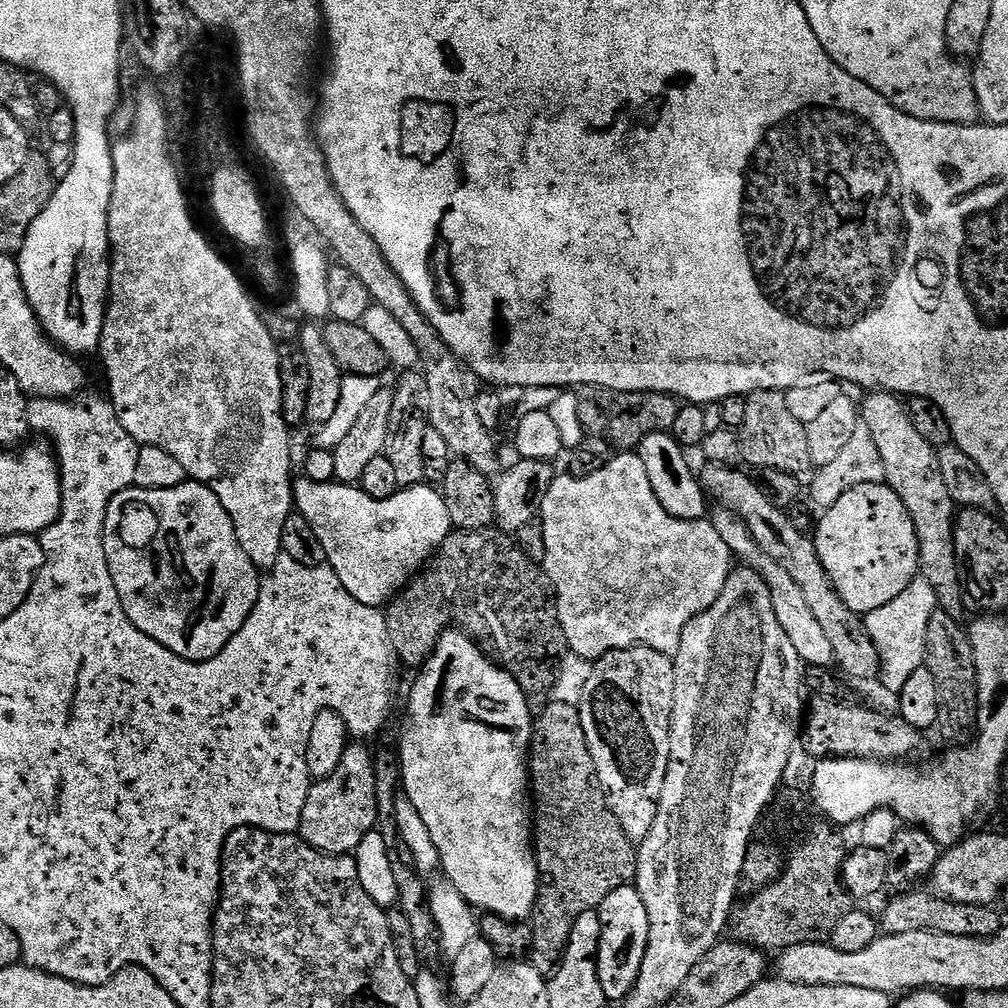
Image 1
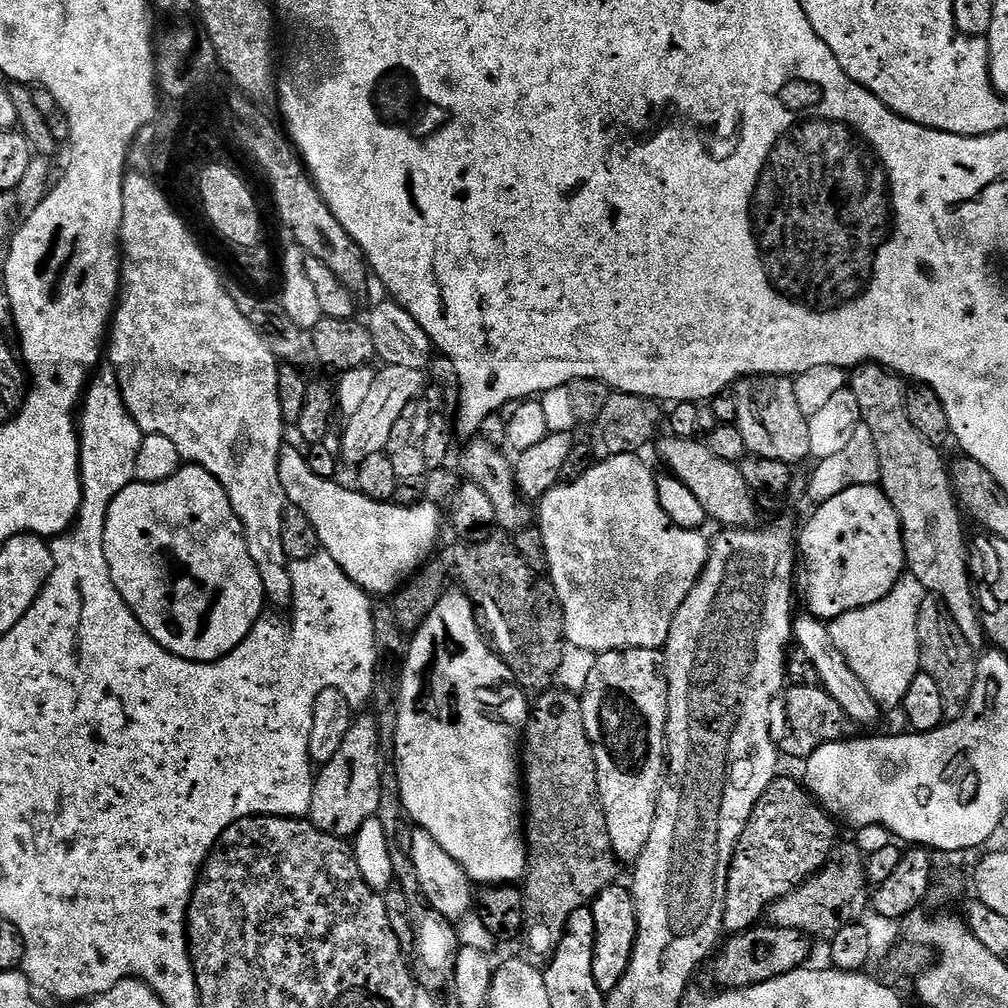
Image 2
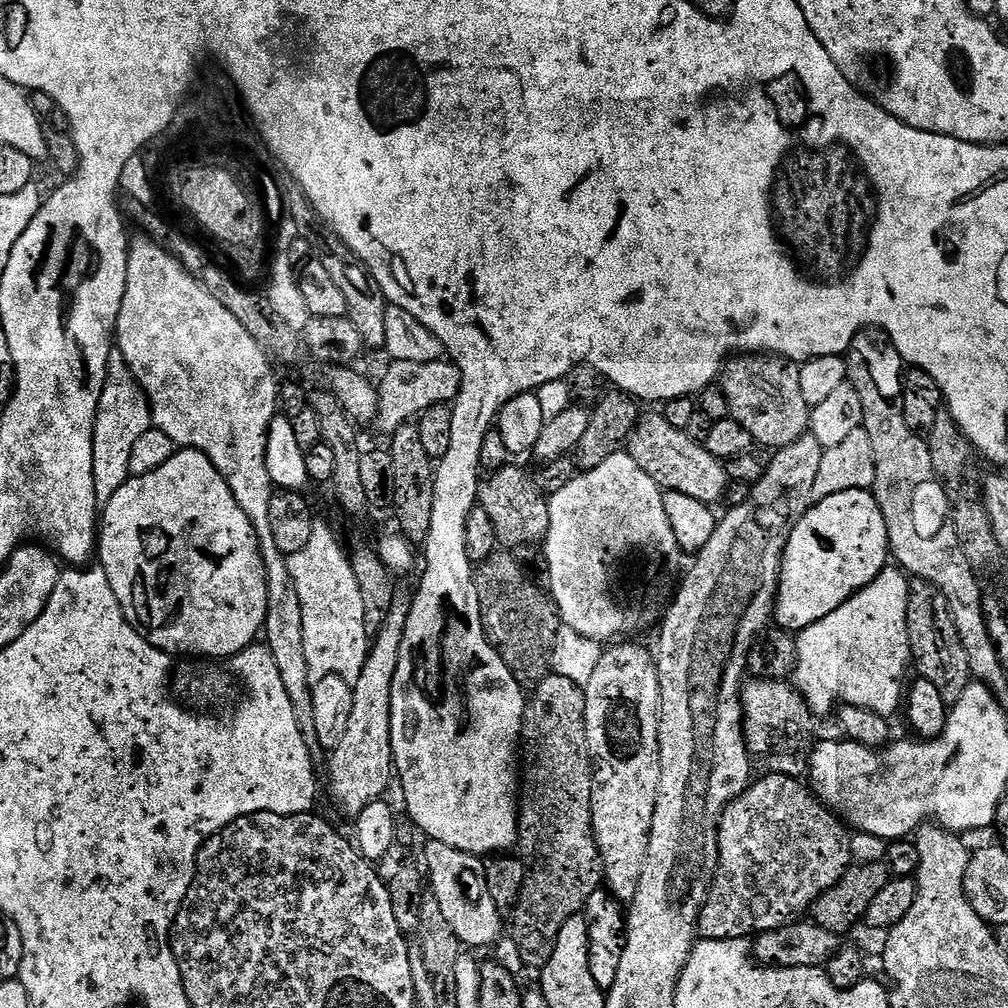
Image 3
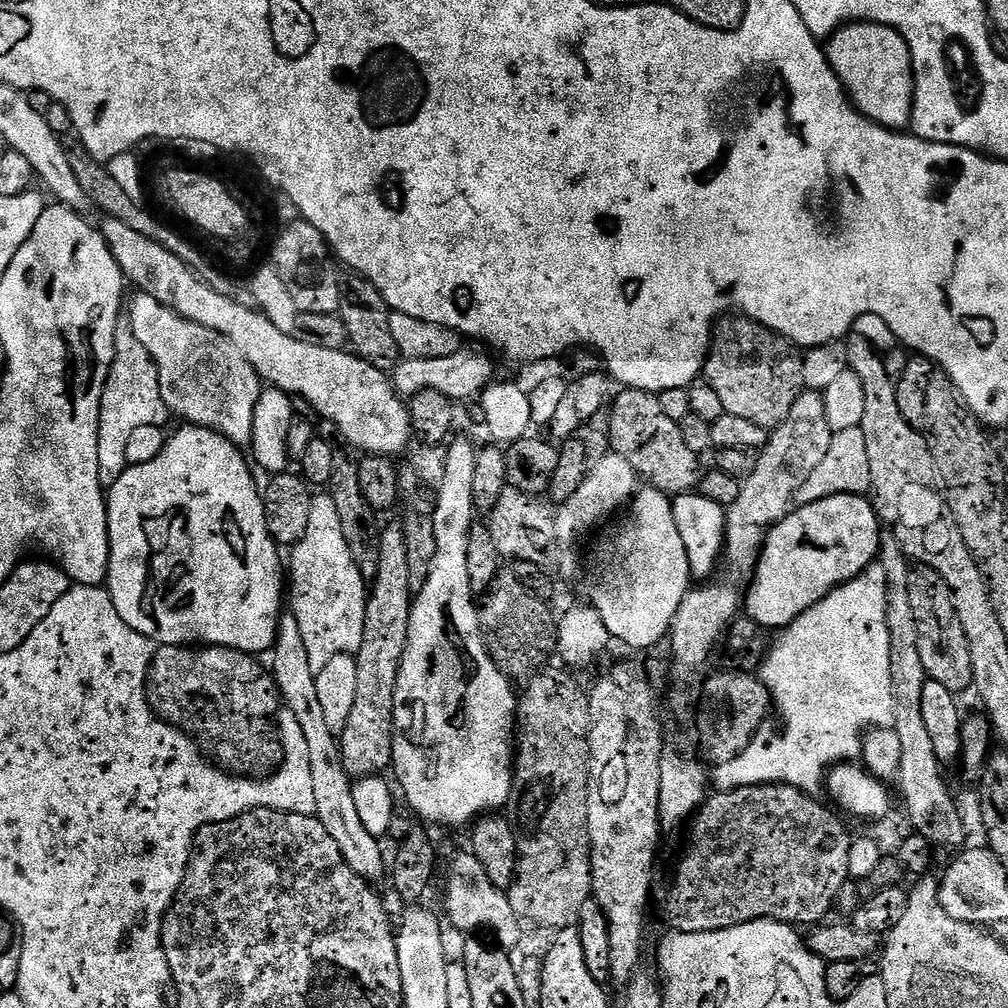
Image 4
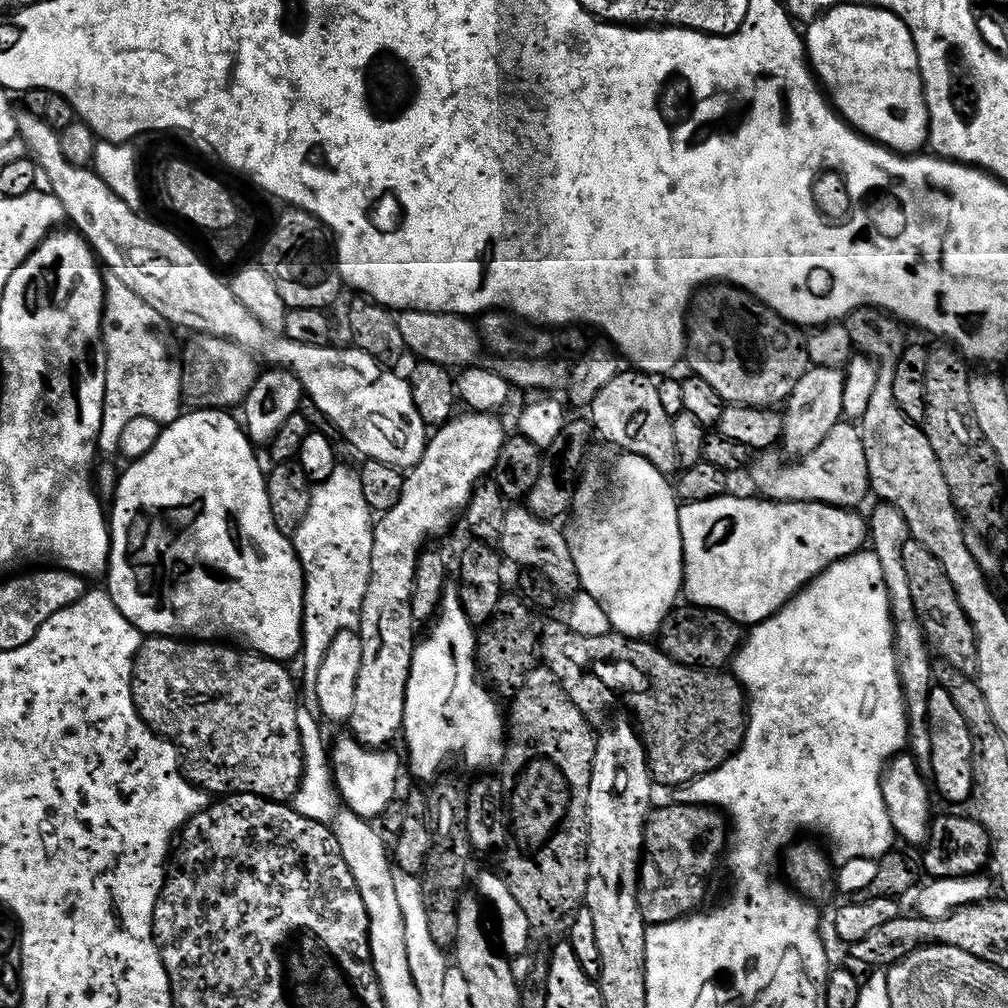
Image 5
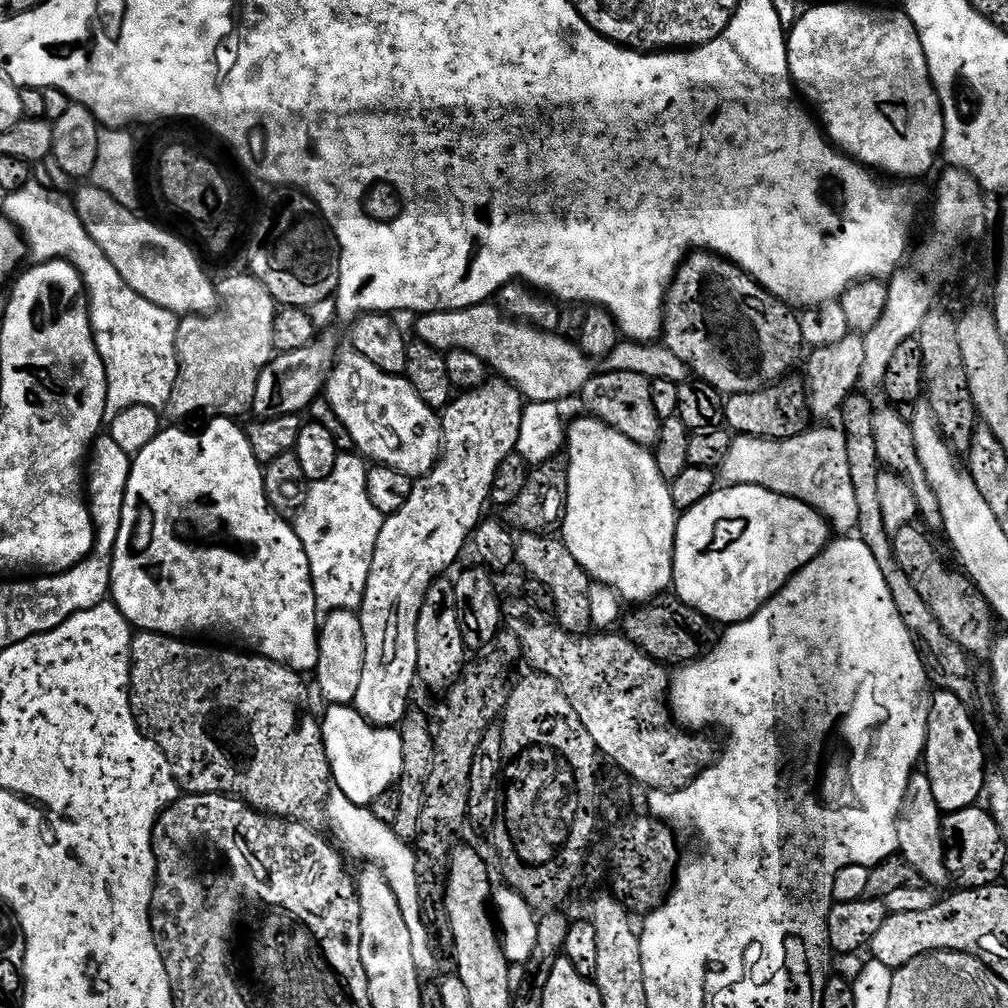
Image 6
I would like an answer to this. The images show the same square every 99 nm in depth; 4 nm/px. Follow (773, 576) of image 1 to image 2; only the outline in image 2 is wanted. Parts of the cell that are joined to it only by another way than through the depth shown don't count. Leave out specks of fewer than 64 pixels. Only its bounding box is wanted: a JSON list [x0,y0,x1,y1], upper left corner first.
[792,614,882,725]

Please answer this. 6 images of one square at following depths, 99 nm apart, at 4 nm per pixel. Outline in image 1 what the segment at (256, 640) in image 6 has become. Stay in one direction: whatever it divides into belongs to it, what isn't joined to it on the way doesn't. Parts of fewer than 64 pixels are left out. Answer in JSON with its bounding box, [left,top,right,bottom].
[104,479,261,660]

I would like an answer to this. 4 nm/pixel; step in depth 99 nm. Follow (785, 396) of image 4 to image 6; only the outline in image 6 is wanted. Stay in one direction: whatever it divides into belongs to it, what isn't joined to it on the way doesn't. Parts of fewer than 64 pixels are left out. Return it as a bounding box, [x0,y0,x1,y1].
[662,250,806,396]

